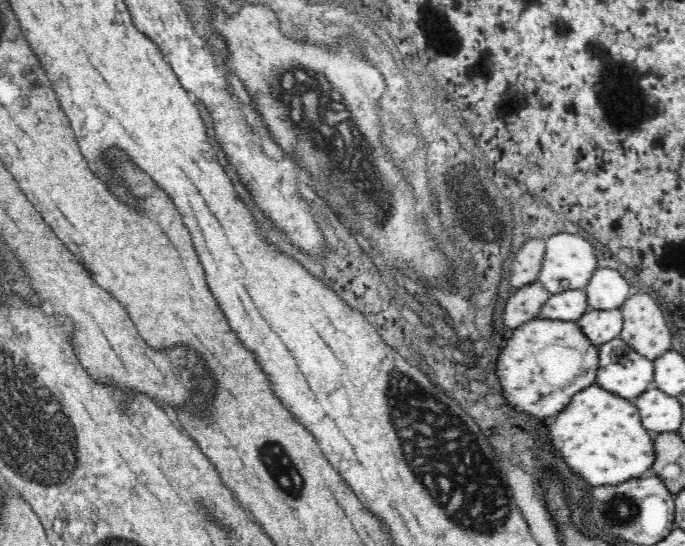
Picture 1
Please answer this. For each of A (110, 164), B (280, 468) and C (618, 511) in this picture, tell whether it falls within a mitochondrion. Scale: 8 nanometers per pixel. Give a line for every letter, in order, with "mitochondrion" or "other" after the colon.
A: other
B: mitochondrion
C: mitochondrion

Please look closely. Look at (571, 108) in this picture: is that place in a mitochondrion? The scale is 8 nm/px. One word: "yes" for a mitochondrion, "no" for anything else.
no

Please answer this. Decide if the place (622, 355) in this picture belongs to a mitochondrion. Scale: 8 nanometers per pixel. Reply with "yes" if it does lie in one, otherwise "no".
no

